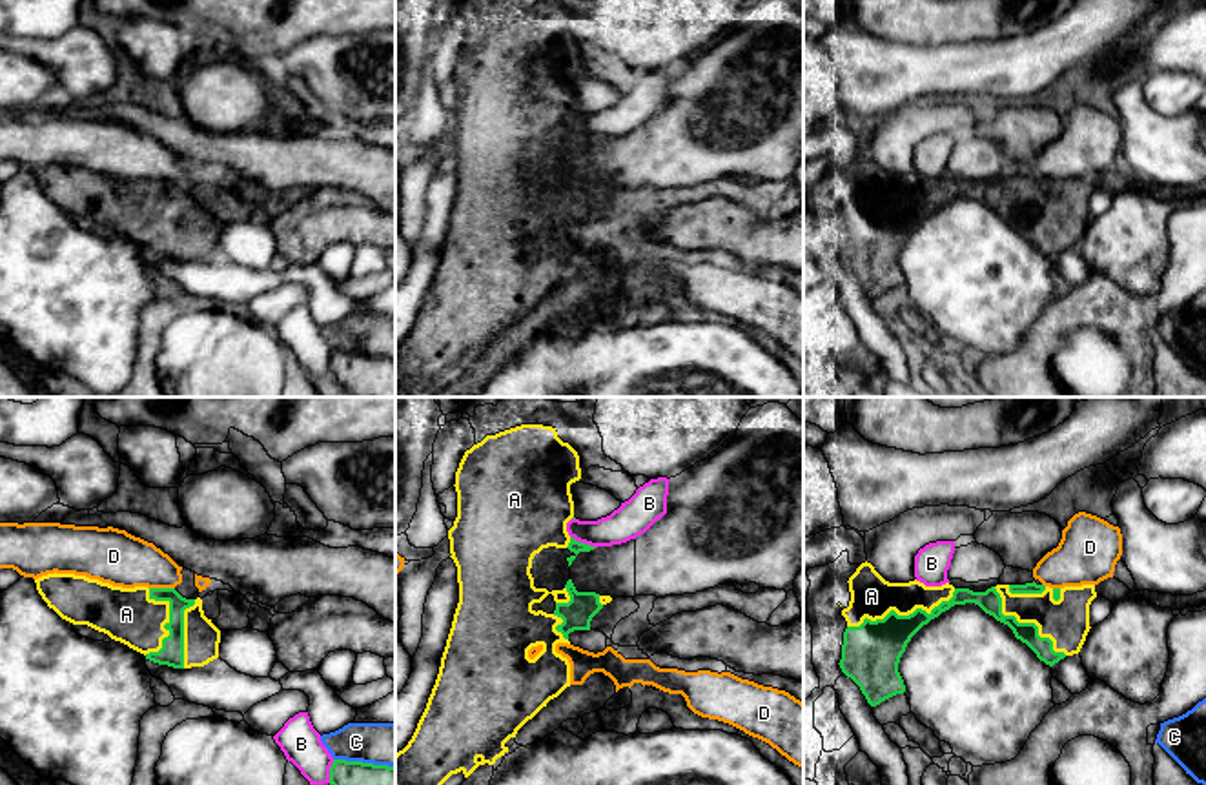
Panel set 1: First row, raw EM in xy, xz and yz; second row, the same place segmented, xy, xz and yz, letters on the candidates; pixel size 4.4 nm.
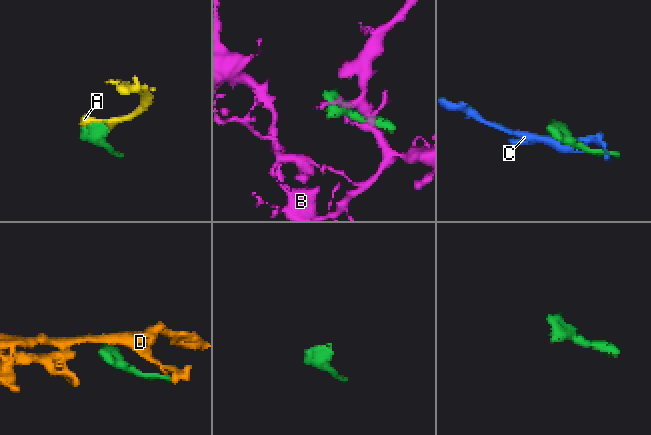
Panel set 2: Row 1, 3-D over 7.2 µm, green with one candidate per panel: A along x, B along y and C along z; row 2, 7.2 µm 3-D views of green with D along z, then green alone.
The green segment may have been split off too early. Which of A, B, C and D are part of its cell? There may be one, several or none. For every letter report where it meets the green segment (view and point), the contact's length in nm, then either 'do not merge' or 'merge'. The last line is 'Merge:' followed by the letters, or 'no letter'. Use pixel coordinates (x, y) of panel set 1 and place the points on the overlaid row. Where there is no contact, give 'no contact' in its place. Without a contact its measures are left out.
A: meets green in yz at (902, 616); contact 500 nm long; merge
B: meets green in xz at (583, 543); contact 130 nm long; do not merge
C: meets green in xy at (365, 764); contact 280 nm long; do not merge
D: meets green in xy at (163, 589); contact 110 nm long; do not merge
Merge: A

